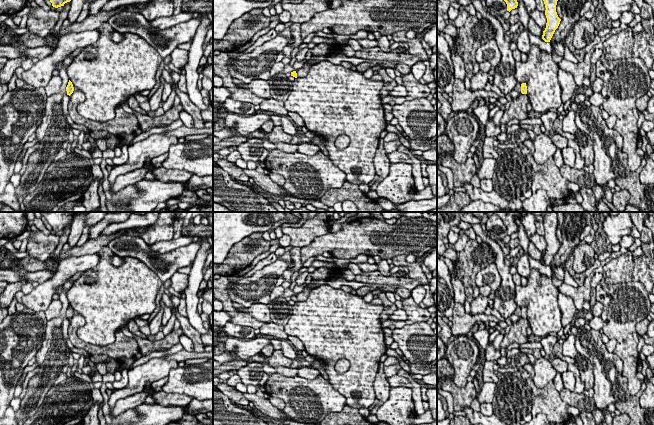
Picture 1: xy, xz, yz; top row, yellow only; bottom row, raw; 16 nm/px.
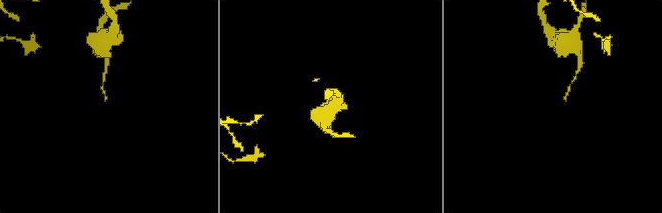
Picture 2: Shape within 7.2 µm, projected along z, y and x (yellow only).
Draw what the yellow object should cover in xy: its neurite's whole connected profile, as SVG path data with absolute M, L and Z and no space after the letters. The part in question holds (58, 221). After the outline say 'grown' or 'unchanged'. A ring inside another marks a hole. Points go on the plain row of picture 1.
M40 212L55 232L70 226L77 212Z; unchanged

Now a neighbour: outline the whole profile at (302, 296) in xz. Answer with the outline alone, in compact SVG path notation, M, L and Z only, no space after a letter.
M310 283L307 284L306 286L307 287L305 289L303 289L300 293L296 294L298 302L305 301L307 297L309 296L310 291L313 289L310 287Z

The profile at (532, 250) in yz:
M529 241L529 244L528 244L528 254L533 259L536 259L542 262L543 254L536 248L535 244L532 241Z

